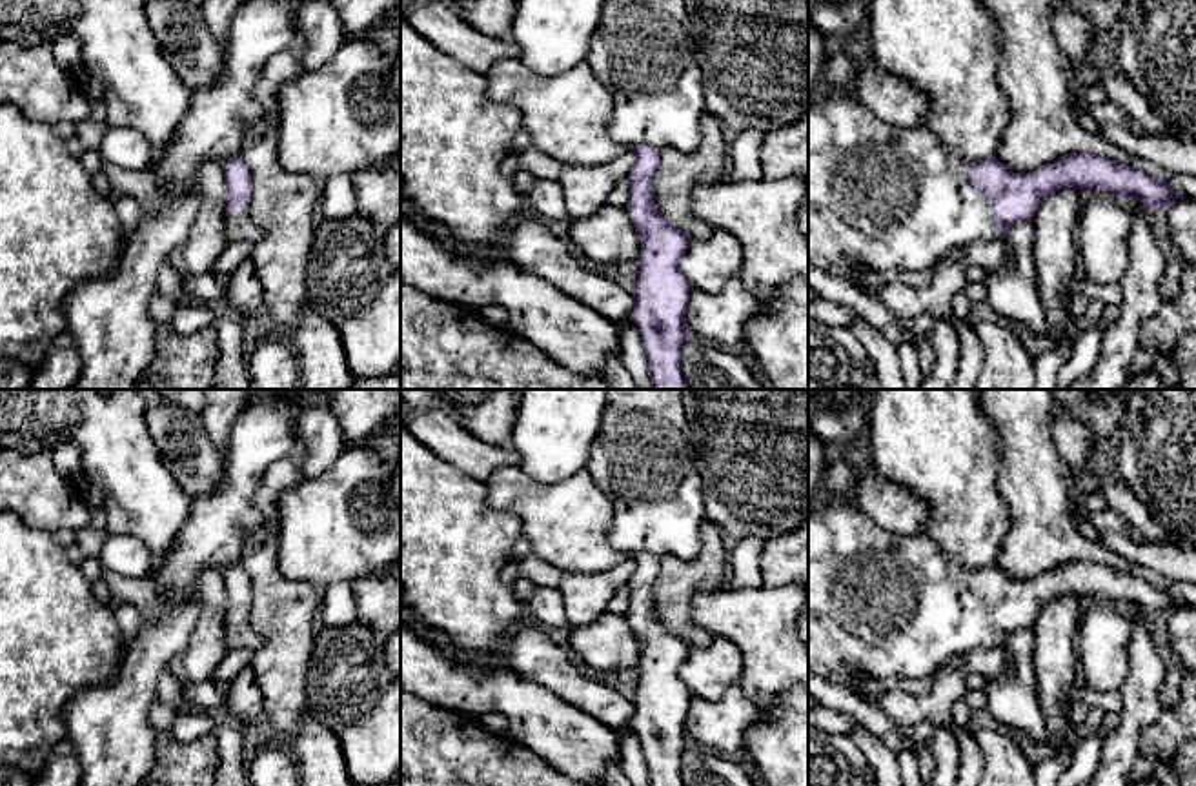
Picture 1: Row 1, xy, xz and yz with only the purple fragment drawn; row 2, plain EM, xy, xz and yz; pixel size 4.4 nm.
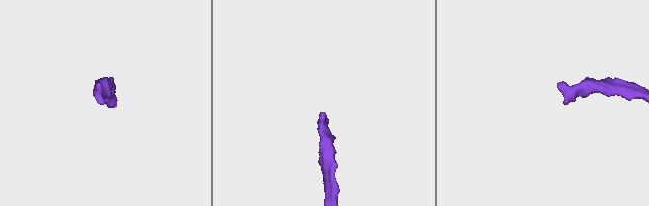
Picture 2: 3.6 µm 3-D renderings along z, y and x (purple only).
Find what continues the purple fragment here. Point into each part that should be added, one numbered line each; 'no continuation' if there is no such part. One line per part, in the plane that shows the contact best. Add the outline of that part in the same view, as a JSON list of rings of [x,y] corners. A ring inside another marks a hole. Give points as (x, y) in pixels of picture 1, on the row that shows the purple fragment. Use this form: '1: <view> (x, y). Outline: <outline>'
1: yz (885, 199). Outline: [[[823,93],[808,104],[808,262],[832,275],[857,284],[857,273],[870,269],[887,271],[925,271],[936,267],[945,257],[959,251],[974,242],[990,242],[996,238],[994,218],[985,196],[972,186],[968,178],[968,164],[956,147],[943,144],[932,131],[925,127],[892,127],[881,124],[870,115],[852,95],[836,98]]]

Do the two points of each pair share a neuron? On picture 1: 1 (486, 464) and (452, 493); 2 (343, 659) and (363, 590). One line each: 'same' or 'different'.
1: different
2: different

